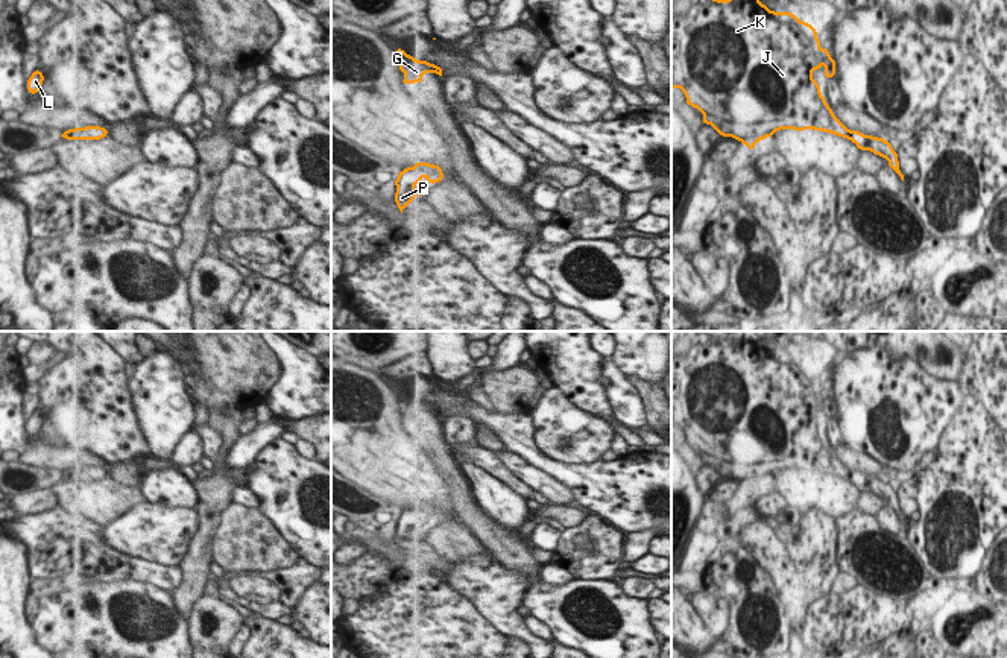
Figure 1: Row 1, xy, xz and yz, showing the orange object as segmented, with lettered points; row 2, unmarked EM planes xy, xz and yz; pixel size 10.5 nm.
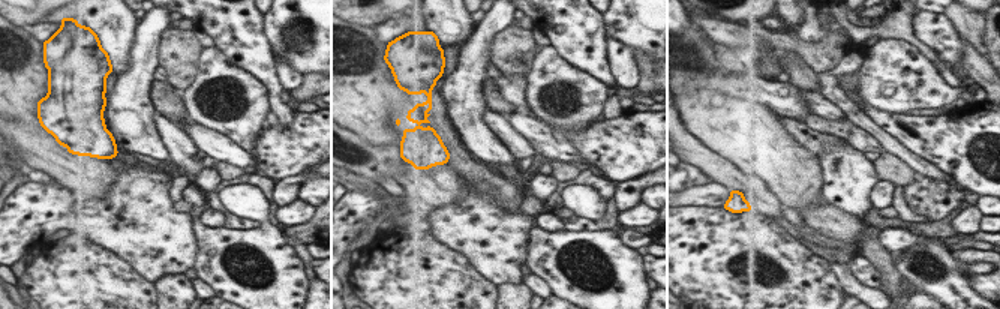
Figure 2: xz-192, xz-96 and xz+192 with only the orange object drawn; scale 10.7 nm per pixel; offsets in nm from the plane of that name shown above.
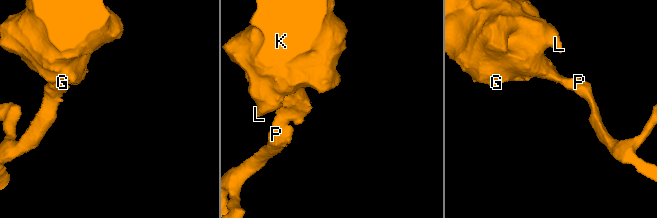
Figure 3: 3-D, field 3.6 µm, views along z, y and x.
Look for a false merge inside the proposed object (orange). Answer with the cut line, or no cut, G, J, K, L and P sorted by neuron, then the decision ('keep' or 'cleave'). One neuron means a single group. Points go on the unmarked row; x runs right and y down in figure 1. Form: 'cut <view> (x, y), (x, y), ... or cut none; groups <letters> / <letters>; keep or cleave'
cut none; groups G J K L P; keep

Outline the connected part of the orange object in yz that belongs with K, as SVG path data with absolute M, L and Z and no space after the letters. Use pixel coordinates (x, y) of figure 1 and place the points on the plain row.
M671 331L671 429L680 429L687 436L685 444L697 448L702 454L702 463L711 465L721 477L732 477L749 488L749 491L755 489L755 485L759 480L772 477L776 471L781 470L794 470L805 471L814 470L822 473L829 473L843 479L851 480L857 485L860 491L870 491L875 495L879 495L889 501L889 506L901 517L904 521L904 515L899 511L898 492L893 491L892 483L885 482L882 477L864 476L860 471L849 471L835 456L834 451L826 444L825 438L820 435L820 425L813 419L813 412L825 407L825 419L834 418L837 409L834 398L829 397L828 389L820 388L820 381L817 378L816 369L800 362L790 351L787 353L775 353L770 351L766 345L762 345L758 336L750 334L749 337L731 337L728 340L712 339L706 331Z

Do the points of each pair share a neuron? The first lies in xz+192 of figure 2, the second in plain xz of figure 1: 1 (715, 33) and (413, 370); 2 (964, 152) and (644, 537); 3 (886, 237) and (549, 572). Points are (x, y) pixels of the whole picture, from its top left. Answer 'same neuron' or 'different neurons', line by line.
1: different neurons
2: different neurons
3: same neuron

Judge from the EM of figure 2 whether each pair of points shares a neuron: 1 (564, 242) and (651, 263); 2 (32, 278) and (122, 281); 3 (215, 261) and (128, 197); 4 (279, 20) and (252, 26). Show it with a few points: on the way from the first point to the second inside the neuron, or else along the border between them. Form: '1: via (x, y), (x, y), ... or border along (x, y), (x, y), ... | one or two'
1: border along (646, 254), (645, 270), (651, 278) | two
2: via (54, 281), (99, 281) | one
3: border along (191, 215), (198, 248), (192, 267) | two
4: border along (266, 15), (263, 21) | two

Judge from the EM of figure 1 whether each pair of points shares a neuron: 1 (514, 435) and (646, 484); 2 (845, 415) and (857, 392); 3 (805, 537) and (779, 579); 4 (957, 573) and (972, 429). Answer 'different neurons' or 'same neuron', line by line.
1: same neuron
2: same neuron
3: different neurons
4: same neuron

